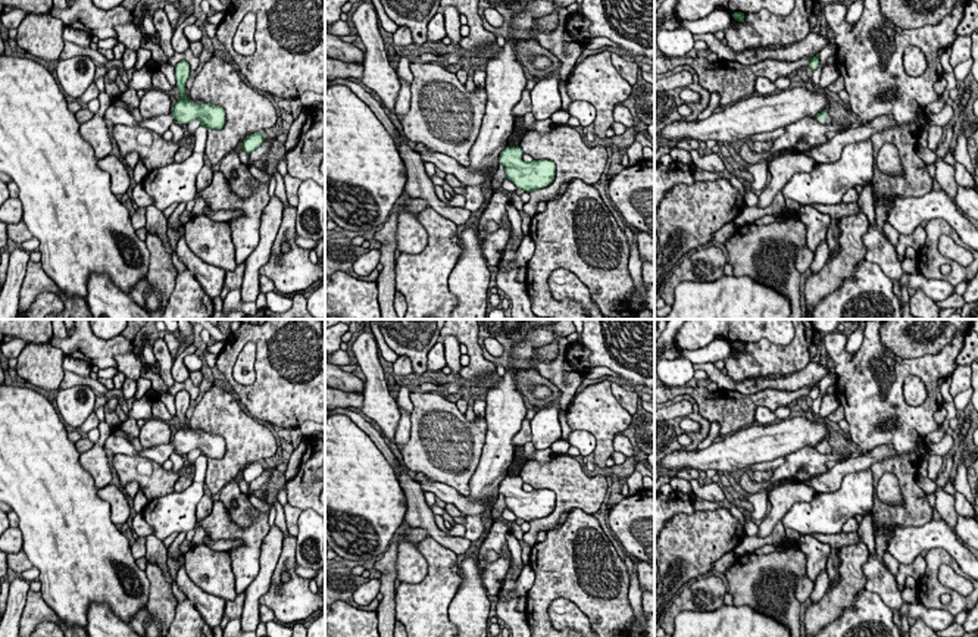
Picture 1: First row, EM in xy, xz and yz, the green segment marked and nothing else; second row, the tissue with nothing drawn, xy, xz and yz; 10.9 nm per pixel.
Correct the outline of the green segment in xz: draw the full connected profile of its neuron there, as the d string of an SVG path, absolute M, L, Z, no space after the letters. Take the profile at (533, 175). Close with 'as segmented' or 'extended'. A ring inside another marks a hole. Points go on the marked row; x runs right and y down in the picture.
M507 146L500 153L499 162L504 166L506 178L512 181L516 188L527 193L550 185L556 175L556 165L549 159L524 162L519 146Z; as segmented

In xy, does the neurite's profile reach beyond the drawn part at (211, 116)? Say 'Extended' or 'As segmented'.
Extended

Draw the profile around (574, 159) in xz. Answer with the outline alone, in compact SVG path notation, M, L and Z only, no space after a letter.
M554 124L549 134L527 131L519 143L522 153L534 160L549 159L556 165L556 175L550 185L529 193L529 202L524 203L524 212L534 216L537 204L546 199L553 199L563 184L581 179L594 185L606 172L606 146L588 147L582 135L569 125Z

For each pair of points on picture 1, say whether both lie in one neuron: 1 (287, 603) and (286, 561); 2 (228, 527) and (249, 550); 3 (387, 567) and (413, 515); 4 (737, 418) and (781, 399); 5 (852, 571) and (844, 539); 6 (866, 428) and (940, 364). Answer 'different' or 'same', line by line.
1: same
2: same
3: different
4: same
5: different
6: same

